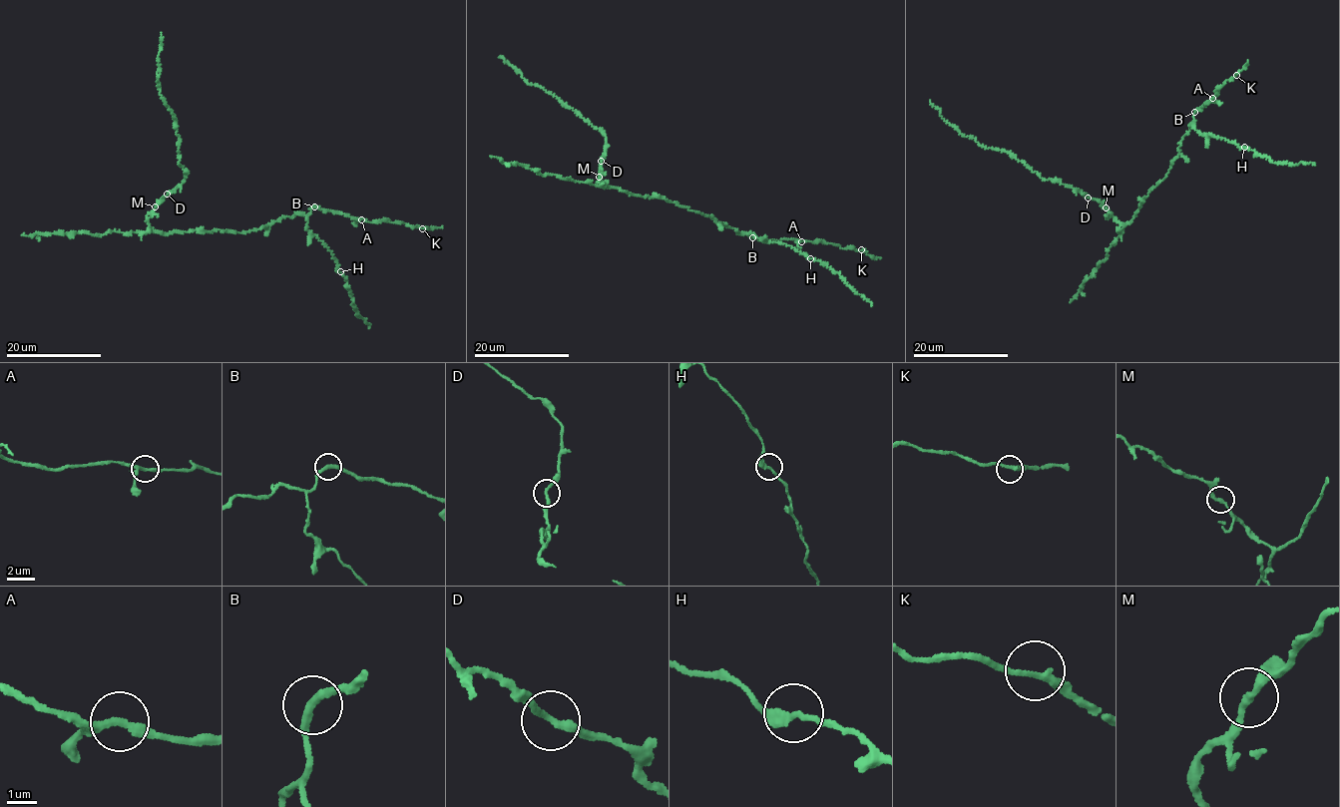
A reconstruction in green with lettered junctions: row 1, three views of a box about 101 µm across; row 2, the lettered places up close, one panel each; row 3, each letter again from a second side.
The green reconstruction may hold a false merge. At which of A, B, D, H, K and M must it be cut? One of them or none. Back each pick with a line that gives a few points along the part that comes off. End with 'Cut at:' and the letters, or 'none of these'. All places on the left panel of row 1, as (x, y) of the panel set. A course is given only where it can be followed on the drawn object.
Cut at: none of these

